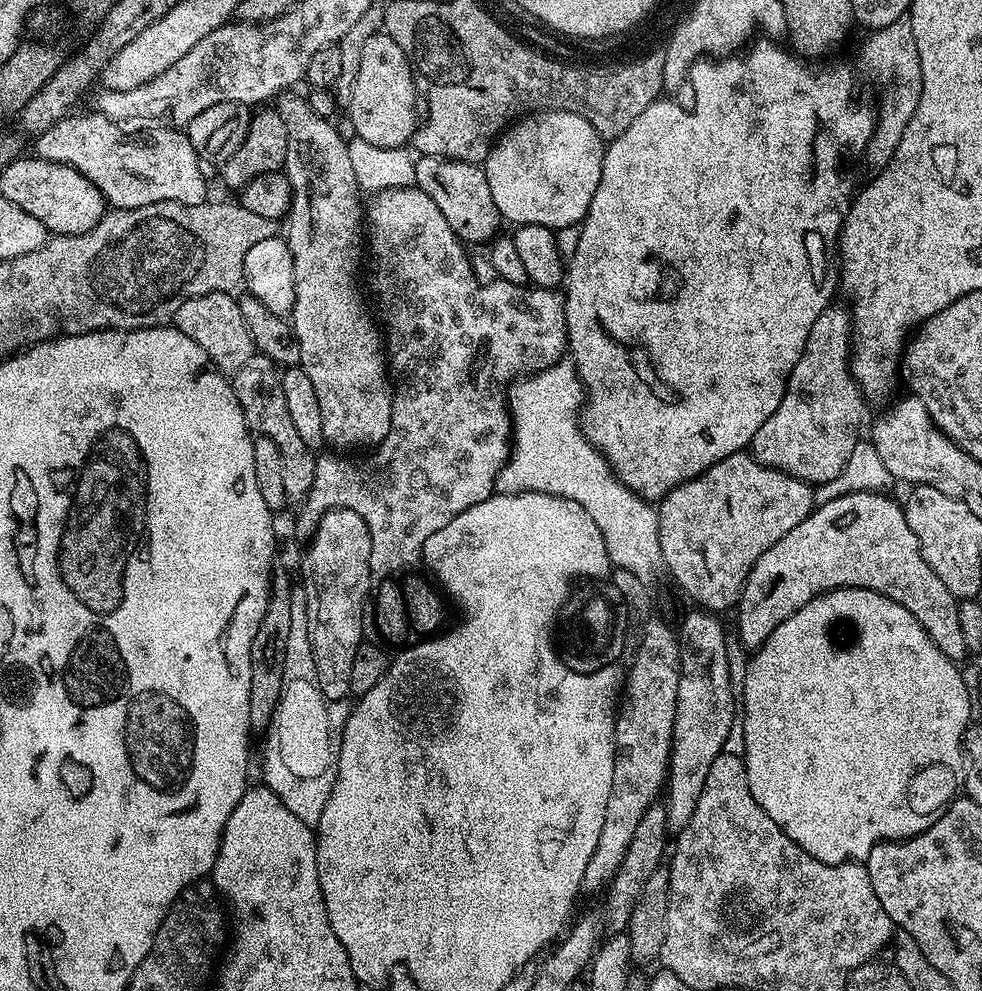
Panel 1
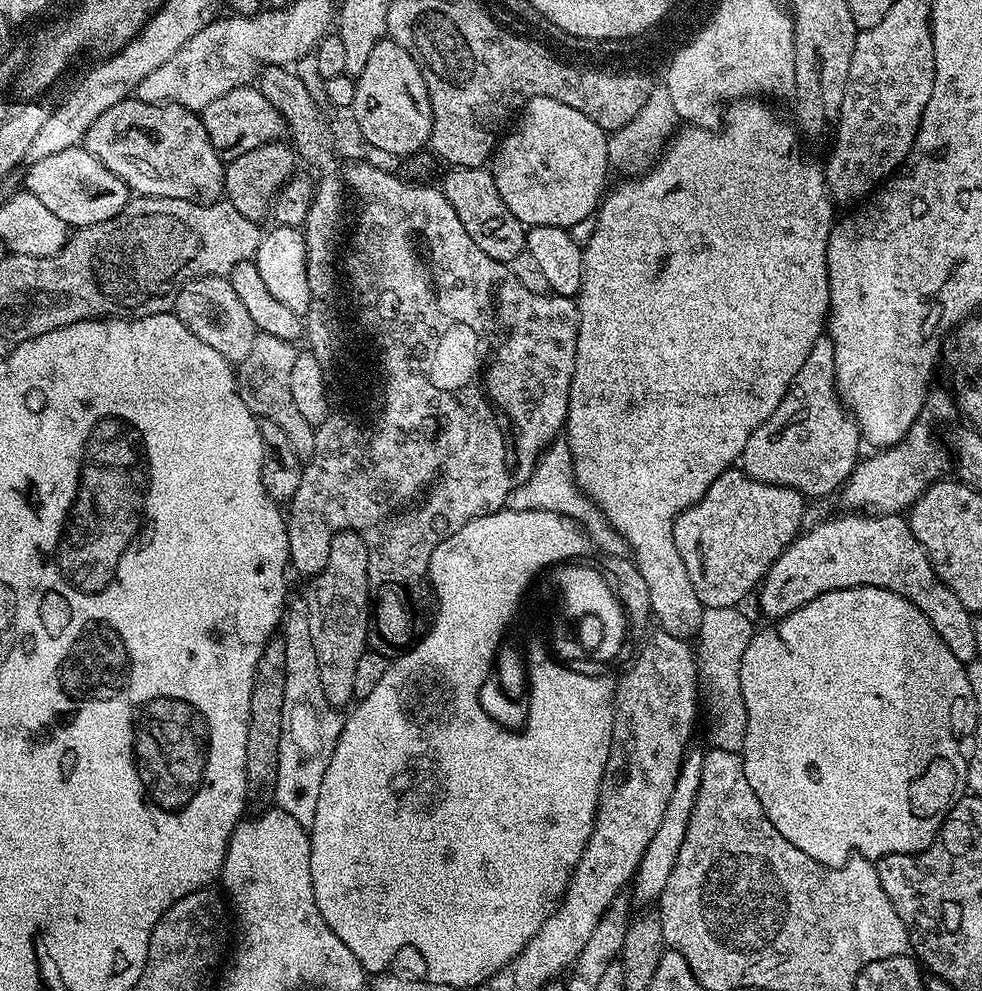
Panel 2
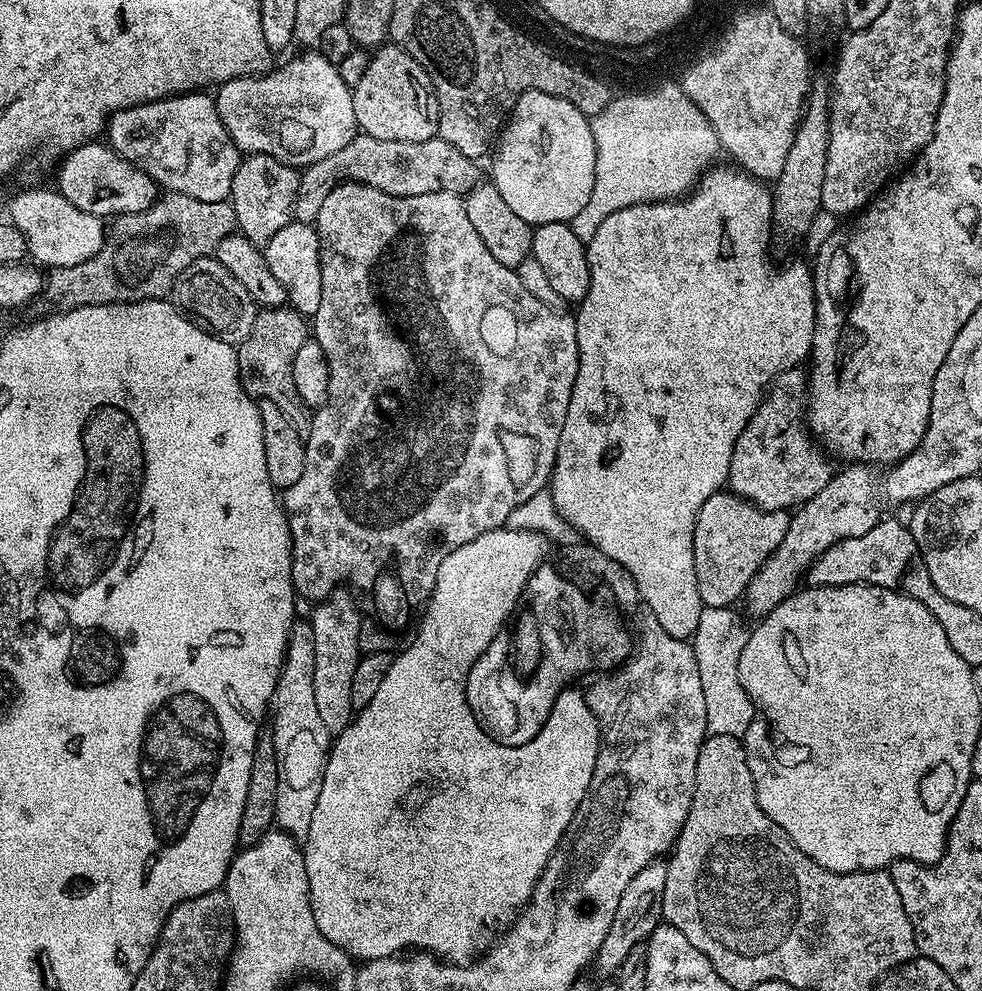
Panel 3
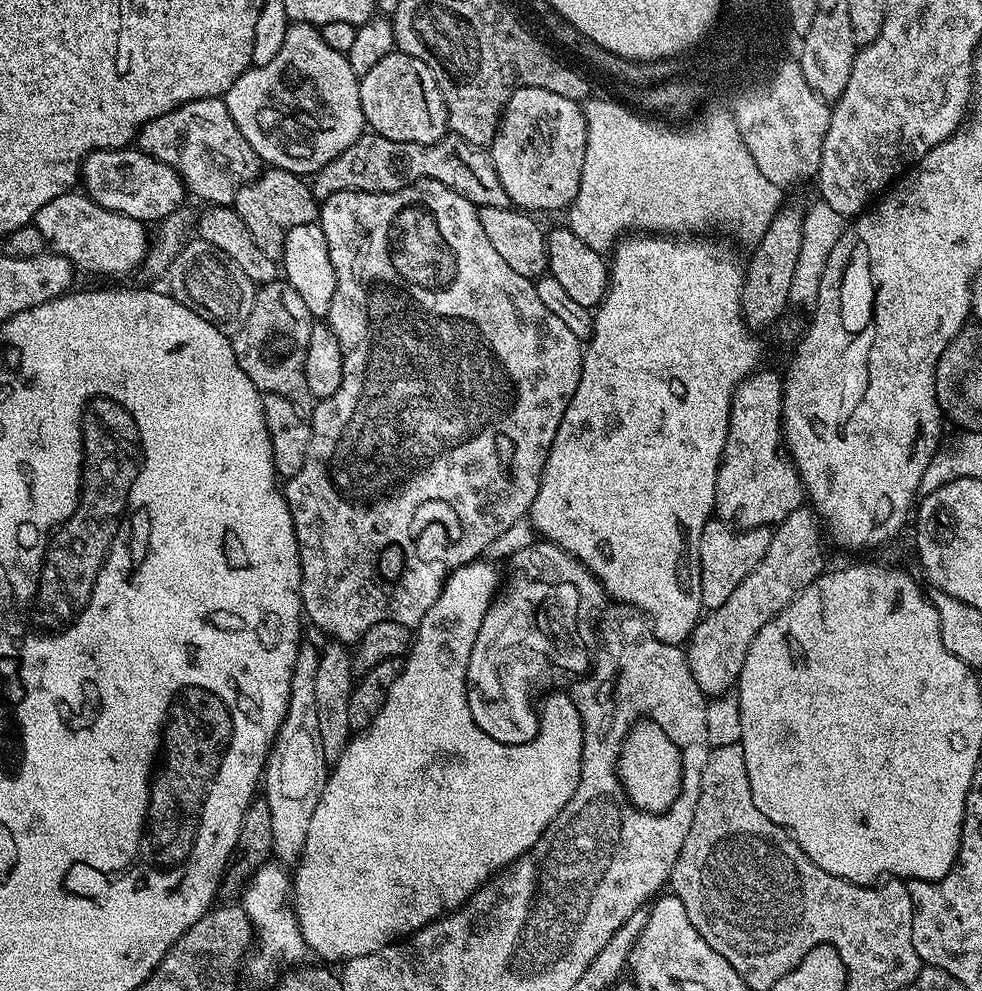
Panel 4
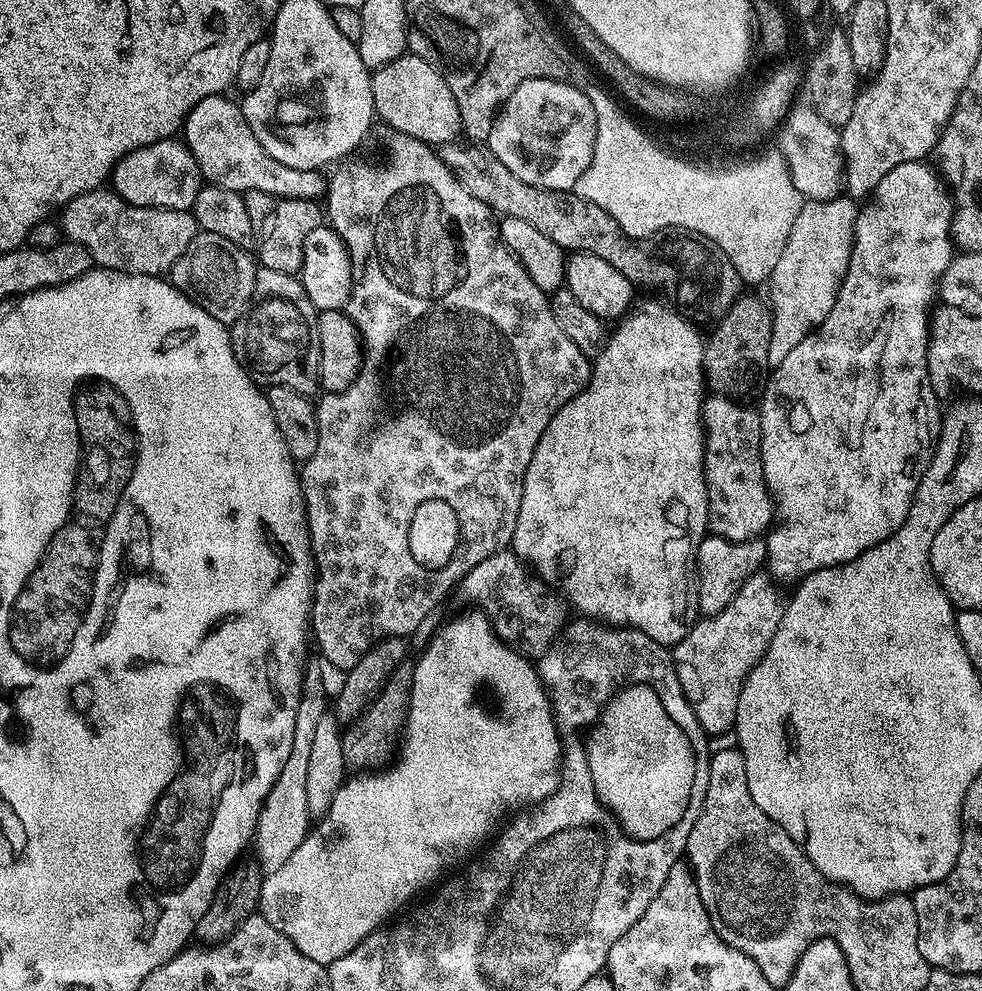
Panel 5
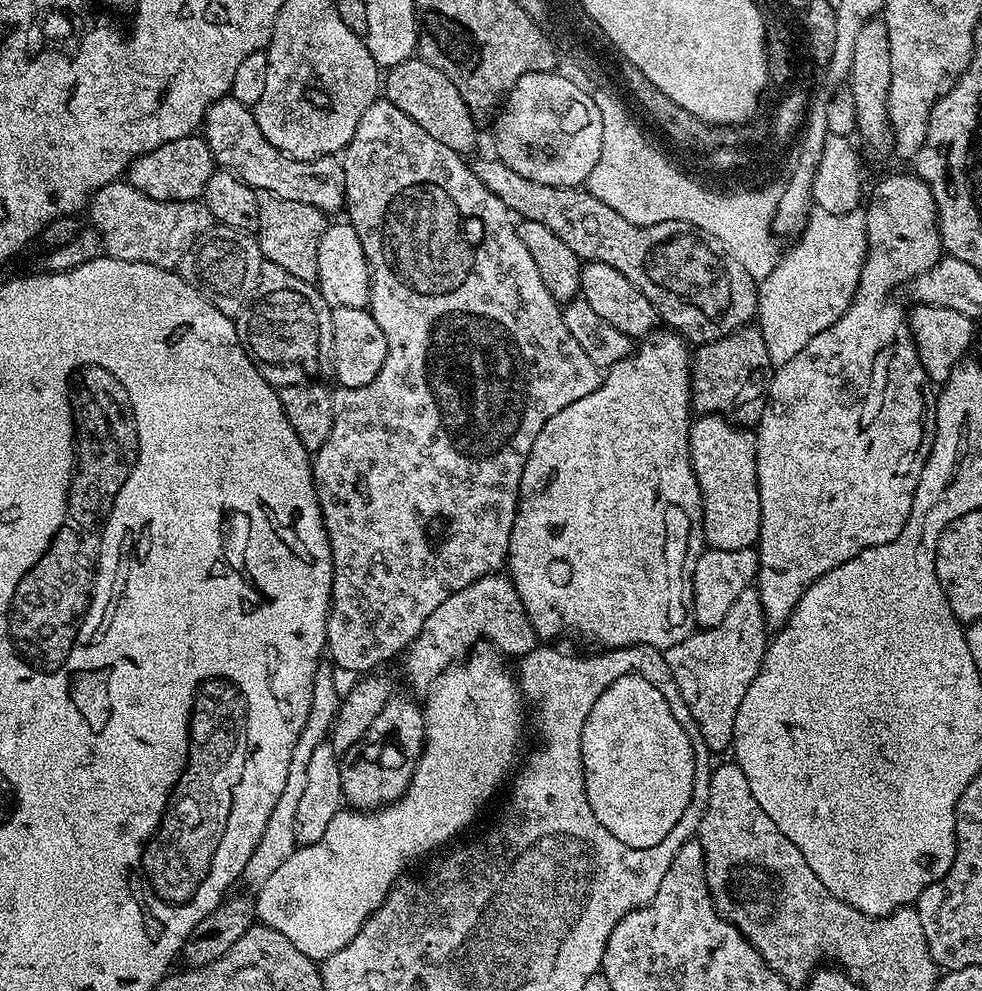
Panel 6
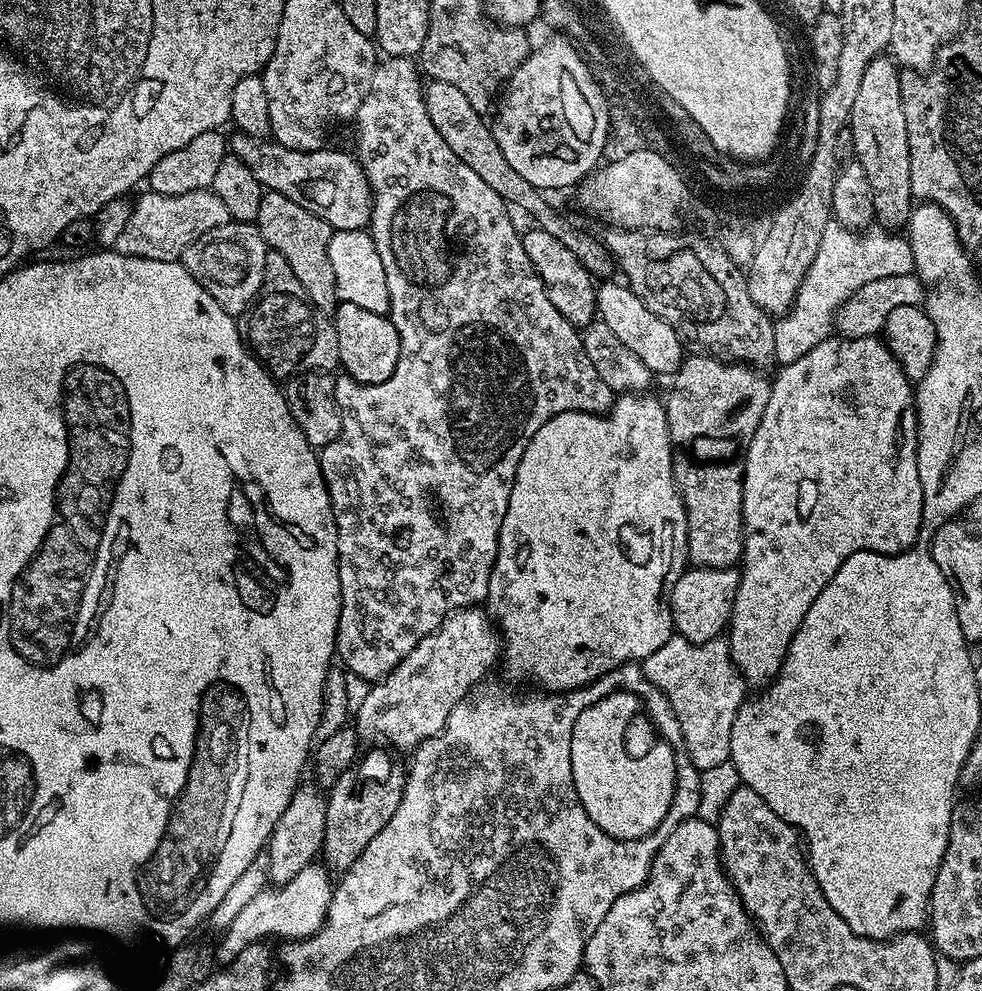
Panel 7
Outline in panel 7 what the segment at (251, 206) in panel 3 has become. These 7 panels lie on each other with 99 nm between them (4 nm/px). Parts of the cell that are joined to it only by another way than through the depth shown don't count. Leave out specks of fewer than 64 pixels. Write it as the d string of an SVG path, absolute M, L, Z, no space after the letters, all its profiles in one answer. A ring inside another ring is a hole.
M265 191L258 206L258 218L254 223L269 249L282 254L290 262L294 276L298 278L298 282L302 282L306 294L310 294L314 306L331 313L338 303L334 266L330 264L328 253L334 229L321 216L294 202L294 198L286 198L286 194L270 191Z

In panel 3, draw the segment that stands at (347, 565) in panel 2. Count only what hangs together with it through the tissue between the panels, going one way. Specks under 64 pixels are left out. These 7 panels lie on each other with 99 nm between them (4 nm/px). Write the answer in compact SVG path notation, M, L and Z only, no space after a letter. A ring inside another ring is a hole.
M337 590L326 600L321 600L310 615L310 623L314 630L314 703L318 706L318 714L322 718L322 726L330 734L338 734L346 730L352 721L354 709L350 698L350 686L354 682L354 670L358 670L358 662L362 655L358 646L358 630L362 613L356 609L357 601Z

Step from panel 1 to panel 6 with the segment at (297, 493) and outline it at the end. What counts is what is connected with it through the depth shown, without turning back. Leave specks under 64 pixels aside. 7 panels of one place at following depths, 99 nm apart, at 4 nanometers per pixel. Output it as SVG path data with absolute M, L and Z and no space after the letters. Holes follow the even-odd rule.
M264 262L260 265L260 281L251 301L248 333L243 333L248 357L267 384L277 389L291 384L307 384L320 372L320 356L332 350L330 318L332 309L322 298L315 283L286 274L282 266Z

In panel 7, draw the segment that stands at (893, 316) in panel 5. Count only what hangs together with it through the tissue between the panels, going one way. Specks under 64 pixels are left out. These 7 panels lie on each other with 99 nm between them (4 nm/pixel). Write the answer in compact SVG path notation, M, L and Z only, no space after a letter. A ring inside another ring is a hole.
M833 334L828 339L818 342L814 350L809 350L798 358L798 362L790 362L779 369L780 374L771 381L769 402L758 428L751 440L747 441L748 453L742 459L744 469L744 554L739 565L740 581L736 587L734 610L726 629L726 639L732 651L732 661L744 675L749 685L767 685L775 680L782 662L786 658L786 650L798 630L802 626L802 618L806 618L806 610L822 594L826 582L838 574L838 566L850 558L855 552L881 552L887 556L897 556L917 543L922 536L922 482L918 478L918 426L916 420L916 398L913 381L902 370L898 358L888 349L887 343L879 335L850 338L843 334Z

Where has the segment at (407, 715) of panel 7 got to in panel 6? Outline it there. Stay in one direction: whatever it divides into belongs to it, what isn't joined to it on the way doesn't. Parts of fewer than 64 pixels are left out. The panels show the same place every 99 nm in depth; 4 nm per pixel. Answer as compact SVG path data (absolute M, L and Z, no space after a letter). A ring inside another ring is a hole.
M493 574L478 578L470 586L450 594L450 598L446 598L446 602L442 602L430 618L426 618L422 630L408 645L403 657L404 672L409 682L421 690L431 688L433 680L438 679L447 668L463 661L470 649L476 646L471 644L479 640L489 640L493 644L491 647L506 658L525 656L538 646L538 637L524 603L507 575Z

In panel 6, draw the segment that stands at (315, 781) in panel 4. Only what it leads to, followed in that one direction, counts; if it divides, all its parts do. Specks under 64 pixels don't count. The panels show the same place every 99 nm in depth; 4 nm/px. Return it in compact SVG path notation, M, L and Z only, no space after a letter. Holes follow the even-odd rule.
M322 662L314 674L314 686L310 698L310 714L306 718L306 726L302 726L302 734L298 734L298 746L294 746L294 754L290 758L290 774L286 778L286 790L274 802L274 810L270 810L270 822L266 822L266 830L262 830L262 838L258 846L254 846L254 854L250 854L250 862L246 862L243 883L259 886L290 858L298 845L294 834L294 814L298 812L298 801L302 798L302 790L306 787L306 766L310 762L310 754L314 754L314 746L318 746L331 733L332 723L340 708L341 689L336 689L336 680L332 677L334 668L331 663Z

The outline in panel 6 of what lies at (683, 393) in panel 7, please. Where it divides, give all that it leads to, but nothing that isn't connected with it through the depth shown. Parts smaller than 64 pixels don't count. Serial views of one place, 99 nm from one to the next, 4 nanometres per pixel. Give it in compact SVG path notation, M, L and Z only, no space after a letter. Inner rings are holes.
M754 326L736 329L721 339L699 345L690 360L691 409L699 415L723 414L741 426L757 425L767 404L773 366L765 340Z

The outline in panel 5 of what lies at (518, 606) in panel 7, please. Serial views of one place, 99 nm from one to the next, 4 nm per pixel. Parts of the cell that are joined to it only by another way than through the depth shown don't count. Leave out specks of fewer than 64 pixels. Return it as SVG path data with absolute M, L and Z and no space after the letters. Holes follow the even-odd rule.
M644 300L633 307L619 321L616 329L604 341L604 348L595 357L592 373L586 385L566 406L562 406L550 418L538 446L534 450L534 458L530 458L530 466L526 470L524 489L522 490L522 506L518 506L518 522L514 526L511 549L522 560L533 564L540 574L542 572L572 572L572 580L576 583L577 613L588 618L603 618L612 626L631 626L642 630L654 642L665 646L674 646L686 638L698 616L696 607L696 551L706 533L708 526L708 491L704 477L704 439L706 431L702 413L706 391L706 371L704 369L705 337L684 320L685 313L675 307L667 308L656 300Z

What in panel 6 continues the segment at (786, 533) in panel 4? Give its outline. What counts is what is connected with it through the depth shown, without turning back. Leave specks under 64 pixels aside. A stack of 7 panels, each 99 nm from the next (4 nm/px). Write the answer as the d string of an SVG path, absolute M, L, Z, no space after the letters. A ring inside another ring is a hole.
M750 586L738 594L734 606L730 606L726 618L722 618L718 626L693 630L686 639L678 642L678 646L663 649L672 680L678 686L709 753L716 754L732 743L738 706L742 706L742 698L750 682L754 682L764 661L764 651L768 649L770 632L767 630L760 595Z

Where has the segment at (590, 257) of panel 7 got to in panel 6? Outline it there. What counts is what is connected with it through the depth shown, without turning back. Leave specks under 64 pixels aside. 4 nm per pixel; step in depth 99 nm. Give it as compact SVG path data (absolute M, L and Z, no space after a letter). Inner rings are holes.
M413 58L387 69L382 80L382 92L387 100L398 106L398 110L402 110L402 114L422 126L422 130L426 130L430 138L438 138L442 146L450 146L450 150L461 154L468 154L475 146L478 125L466 102L462 102L458 86L454 86L454 82L450 82L450 78L442 74L442 70L430 66L430 62Z

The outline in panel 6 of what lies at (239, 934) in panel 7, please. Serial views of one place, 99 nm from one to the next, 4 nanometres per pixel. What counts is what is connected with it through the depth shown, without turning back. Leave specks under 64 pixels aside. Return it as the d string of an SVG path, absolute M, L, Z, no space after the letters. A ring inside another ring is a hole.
M490 650L487 651L473 651L467 657L466 662L458 662L451 668L447 668L438 679L433 680L431 688L427 689L428 701L423 701L422 704L424 715L423 752L416 762L416 772L412 775L412 781L404 795L394 801L393 804L386 804L383 808L375 810L341 810L336 812L334 818L330 818L330 826L326 826L326 834L322 834L322 838L318 838L318 842L299 845L296 851L290 854L290 858L286 858L286 862L282 862L282 866L278 866L278 870L274 870L274 874L270 874L270 878L266 878L266 882L259 885L257 892L260 893L255 893L254 896L259 923L266 925L267 928L278 930L278 934L286 934L286 938L290 938L290 942L294 942L294 946L298 946L298 950L302 950L302 954L306 954L306 958L323 962L329 960L334 954L338 954L338 950L342 950L342 946L346 946L352 941L354 934L358 934L358 930L368 920L368 917L378 910L378 906L382 906L382 902L387 898L392 885L401 879L402 873L400 871L415 856L424 856L427 852L442 847L455 832L462 831L475 818L476 811L499 790L500 783L504 779L506 779L505 781L509 779L508 771L512 767L514 767L513 769L517 767L516 751L519 750L520 743L524 740L524 707L526 708L526 701L521 693L517 677L513 673L511 676L504 669L503 663L505 661L500 658L498 658L498 661L494 661L495 653Z

